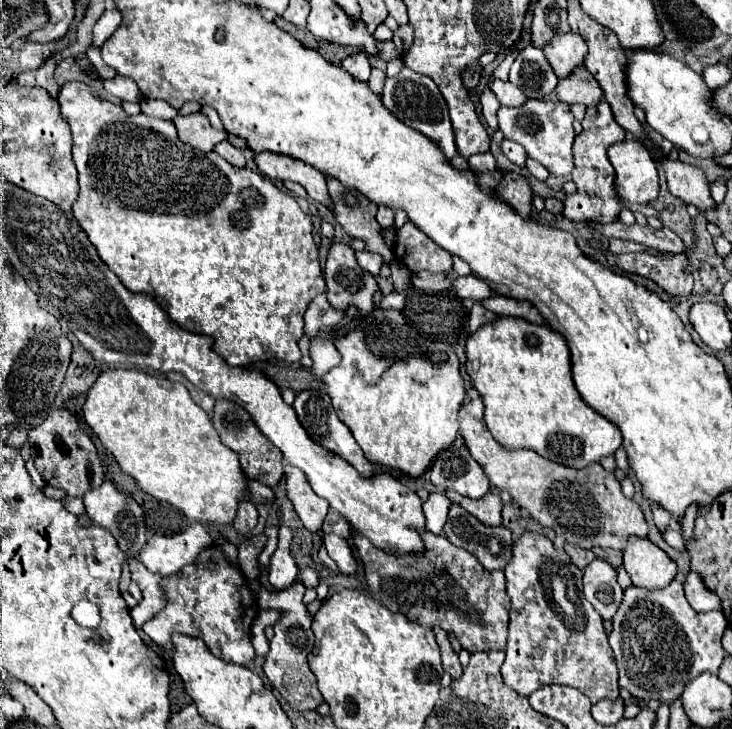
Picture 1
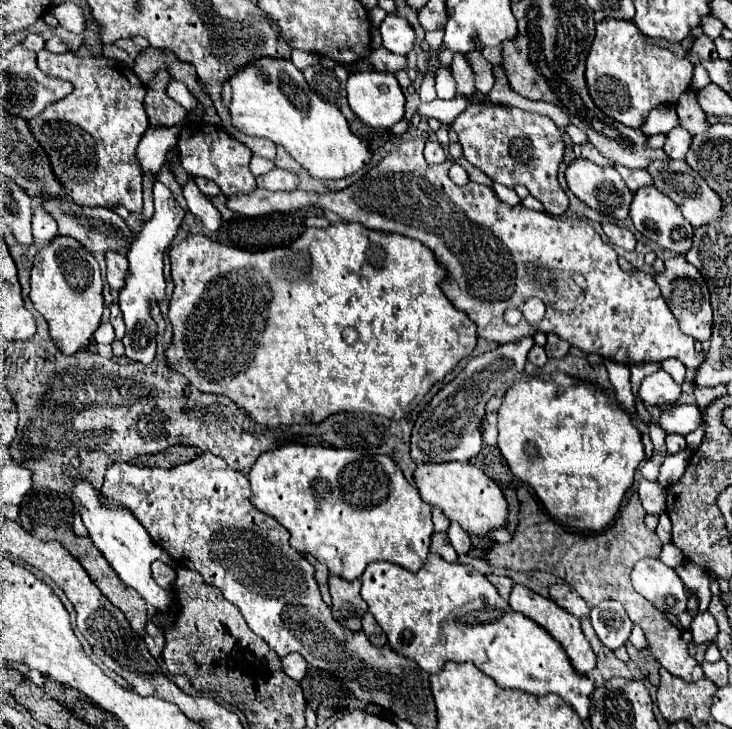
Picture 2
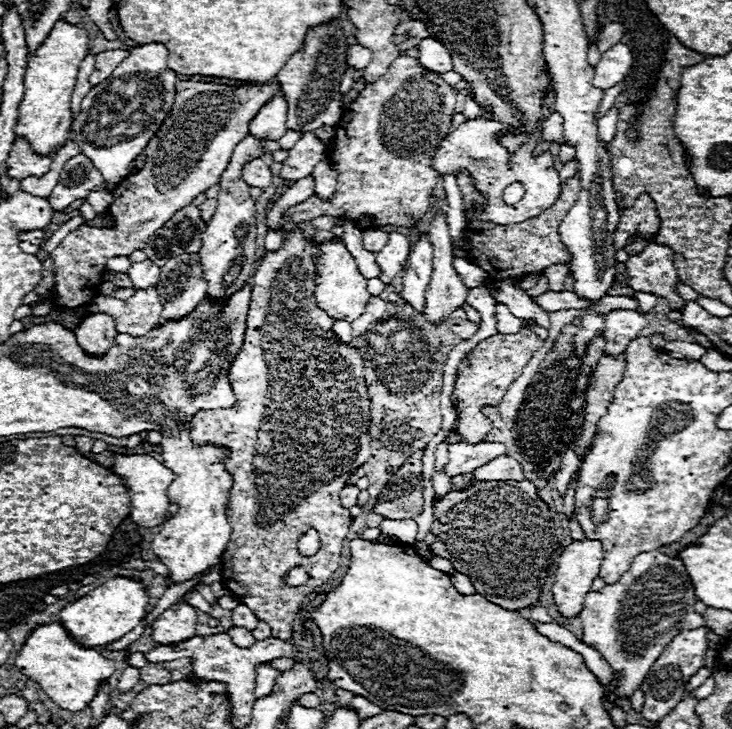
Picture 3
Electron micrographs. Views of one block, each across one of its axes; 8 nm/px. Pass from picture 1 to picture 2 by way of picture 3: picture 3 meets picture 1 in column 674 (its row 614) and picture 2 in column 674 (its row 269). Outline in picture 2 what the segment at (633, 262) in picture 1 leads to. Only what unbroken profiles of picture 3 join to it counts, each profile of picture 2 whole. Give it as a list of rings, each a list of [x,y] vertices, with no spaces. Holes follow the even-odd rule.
[[[676,256],[672,260],[666,260],[666,270],[664,274],[656,276],[656,282],[662,290],[664,300],[668,302],[672,314],[676,316],[680,330],[688,336],[692,336],[698,342],[710,340],[710,328],[712,328],[712,308],[710,308],[710,294],[706,288],[706,282],[702,274],[684,258]]]

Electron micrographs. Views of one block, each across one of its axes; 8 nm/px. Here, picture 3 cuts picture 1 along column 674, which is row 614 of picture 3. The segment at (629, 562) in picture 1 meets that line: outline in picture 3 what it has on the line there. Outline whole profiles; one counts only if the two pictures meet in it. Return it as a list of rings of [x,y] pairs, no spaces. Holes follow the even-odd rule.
[[[588,538],[574,540],[570,546],[564,548],[564,552],[558,560],[556,582],[552,586],[552,594],[554,594],[554,602],[556,602],[558,610],[566,618],[580,614],[580,610],[584,606],[584,596],[590,592],[594,578],[598,578],[598,570],[602,566],[602,560],[604,560],[604,548],[602,548],[602,542],[596,542],[596,540],[588,540]]]

